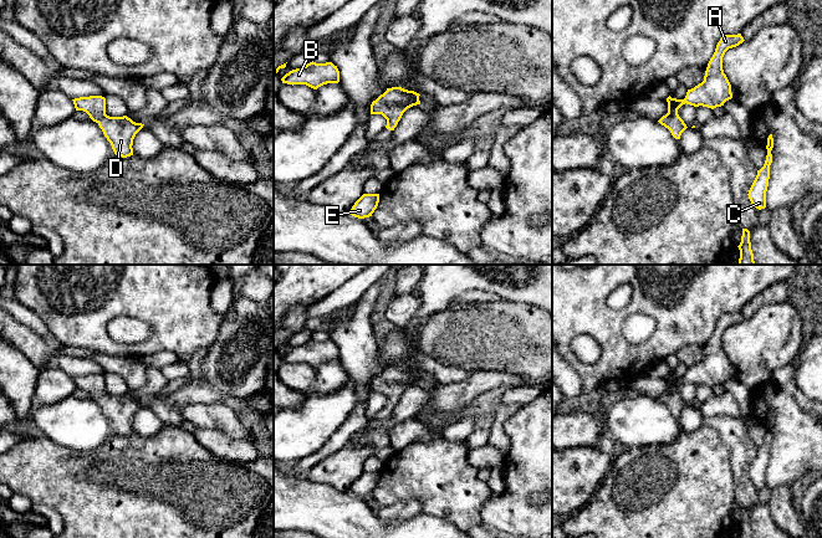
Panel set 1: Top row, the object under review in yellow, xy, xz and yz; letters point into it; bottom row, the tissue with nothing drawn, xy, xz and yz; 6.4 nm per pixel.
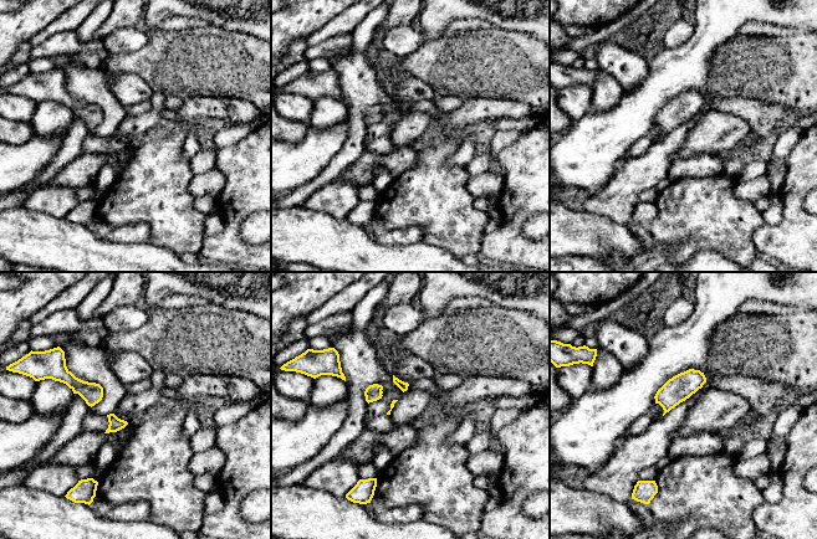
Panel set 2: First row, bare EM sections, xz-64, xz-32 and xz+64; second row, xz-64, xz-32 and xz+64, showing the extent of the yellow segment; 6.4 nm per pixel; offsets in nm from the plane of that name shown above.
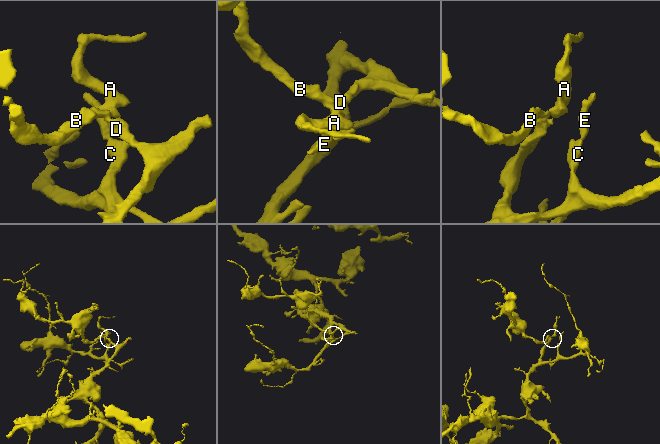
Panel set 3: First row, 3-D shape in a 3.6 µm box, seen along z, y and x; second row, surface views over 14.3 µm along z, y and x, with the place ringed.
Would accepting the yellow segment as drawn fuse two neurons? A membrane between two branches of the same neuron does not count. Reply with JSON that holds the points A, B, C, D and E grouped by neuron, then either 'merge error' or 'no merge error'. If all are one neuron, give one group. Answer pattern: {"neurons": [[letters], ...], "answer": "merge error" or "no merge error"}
{"neurons": [["A", "B", "C", "D", "E"]], "answer": "no merge error"}

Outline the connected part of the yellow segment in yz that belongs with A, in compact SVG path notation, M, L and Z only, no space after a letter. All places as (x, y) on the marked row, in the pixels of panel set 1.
M741 34L721 37L708 63L704 81L688 89L684 99L672 98L670 96L667 98L668 113L658 122L668 128L675 139L680 139L681 133L688 128L678 114L678 109L683 104L703 106L714 109L724 106L726 101L732 98L731 84L723 70L723 57L729 48L736 47L744 41Z

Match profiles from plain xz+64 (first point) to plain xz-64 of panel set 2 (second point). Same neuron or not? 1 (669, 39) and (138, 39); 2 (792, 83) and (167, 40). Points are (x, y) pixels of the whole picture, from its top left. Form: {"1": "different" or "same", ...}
{"1": "same", "2": "same"}

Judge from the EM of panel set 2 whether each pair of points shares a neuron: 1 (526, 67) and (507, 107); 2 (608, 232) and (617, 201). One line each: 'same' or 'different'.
1: different
2: different

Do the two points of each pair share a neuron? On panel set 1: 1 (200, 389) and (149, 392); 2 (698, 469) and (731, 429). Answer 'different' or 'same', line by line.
1: different
2: different

